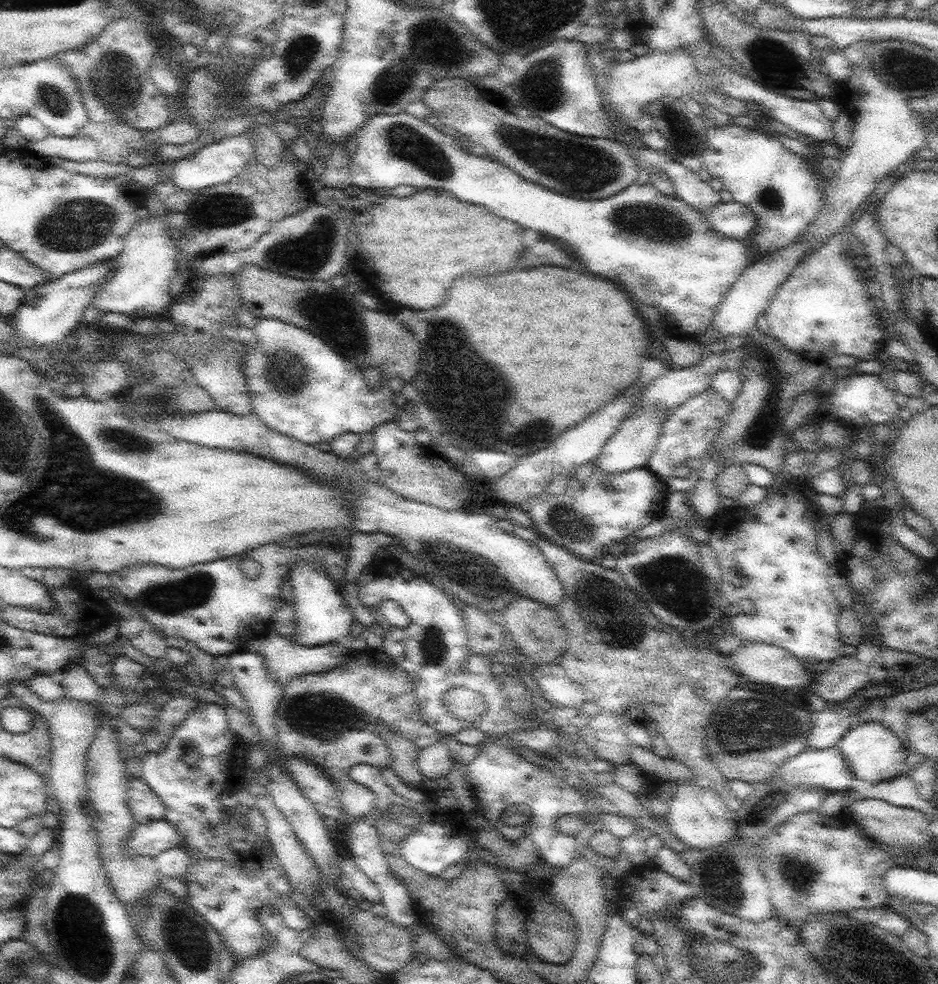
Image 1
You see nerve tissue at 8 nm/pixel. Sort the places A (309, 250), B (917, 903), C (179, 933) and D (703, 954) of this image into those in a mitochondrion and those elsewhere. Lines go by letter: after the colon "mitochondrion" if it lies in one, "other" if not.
A: mitochondrion
B: other
C: mitochondrion
D: mitochondrion

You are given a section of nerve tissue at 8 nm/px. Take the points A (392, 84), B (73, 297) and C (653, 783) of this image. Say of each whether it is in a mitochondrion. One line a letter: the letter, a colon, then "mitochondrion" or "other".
A: mitochondrion
B: other
C: other

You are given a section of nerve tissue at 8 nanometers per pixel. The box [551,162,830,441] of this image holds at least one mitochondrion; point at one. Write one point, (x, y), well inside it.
(653, 221)

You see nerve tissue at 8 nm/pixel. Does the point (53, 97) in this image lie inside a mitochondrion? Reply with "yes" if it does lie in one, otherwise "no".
yes

